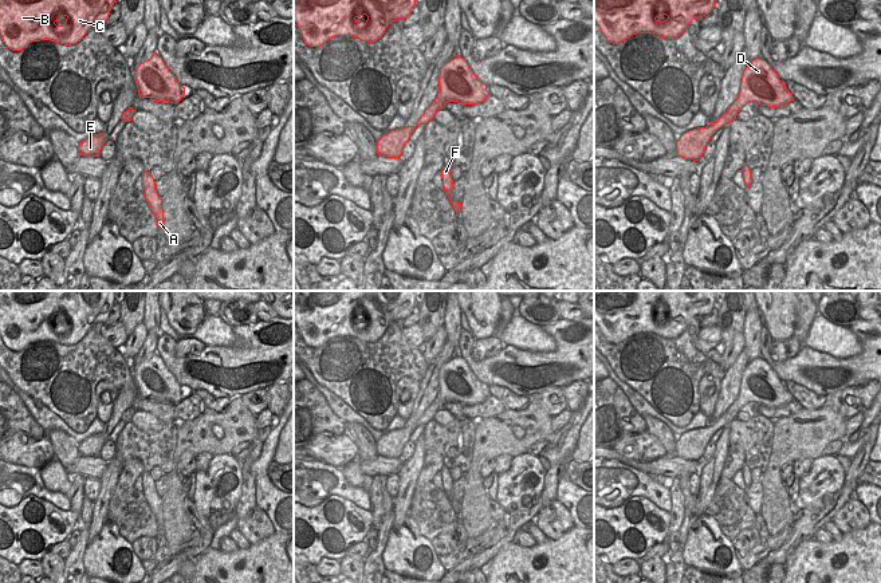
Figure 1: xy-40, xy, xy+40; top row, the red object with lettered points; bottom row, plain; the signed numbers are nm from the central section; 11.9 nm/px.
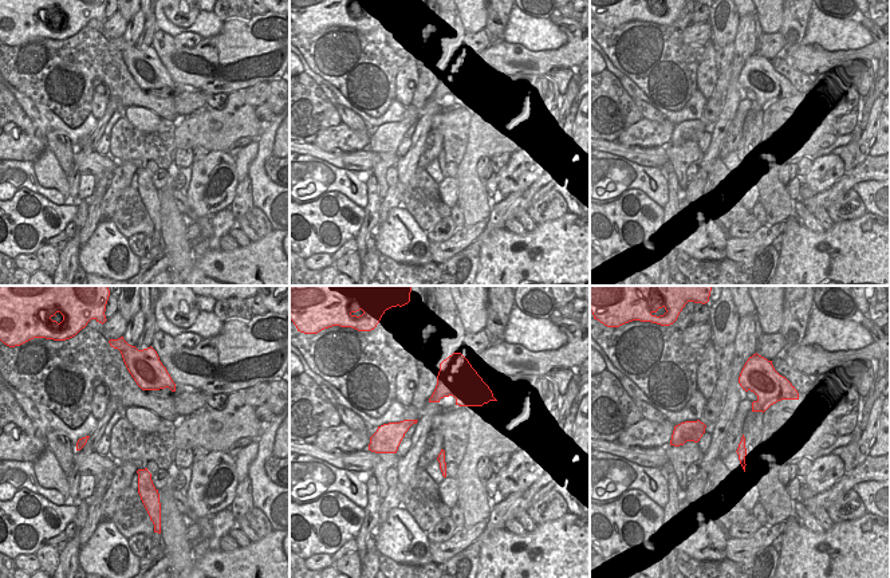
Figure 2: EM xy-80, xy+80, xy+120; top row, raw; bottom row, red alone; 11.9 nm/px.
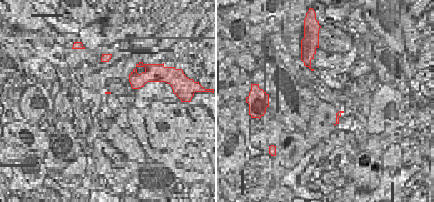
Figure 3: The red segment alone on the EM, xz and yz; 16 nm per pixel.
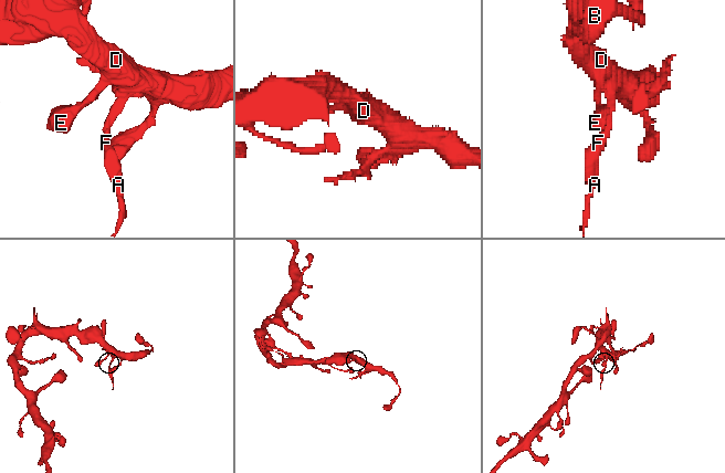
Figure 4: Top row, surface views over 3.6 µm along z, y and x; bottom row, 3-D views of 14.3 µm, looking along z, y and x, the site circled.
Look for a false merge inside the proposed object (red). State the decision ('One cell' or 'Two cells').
One cell.

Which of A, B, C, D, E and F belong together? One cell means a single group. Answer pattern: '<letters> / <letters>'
A B C D E F

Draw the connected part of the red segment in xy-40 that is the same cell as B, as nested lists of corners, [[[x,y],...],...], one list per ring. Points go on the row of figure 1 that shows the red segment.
[[[0,0],[0,36],[7,48],[21,51],[32,42],[76,44],[97,23],[106,23],[115,0]]]

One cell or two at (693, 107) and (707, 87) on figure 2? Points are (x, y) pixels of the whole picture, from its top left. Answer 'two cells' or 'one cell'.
two cells

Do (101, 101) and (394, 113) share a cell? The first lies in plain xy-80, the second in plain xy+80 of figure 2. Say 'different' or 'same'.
different

